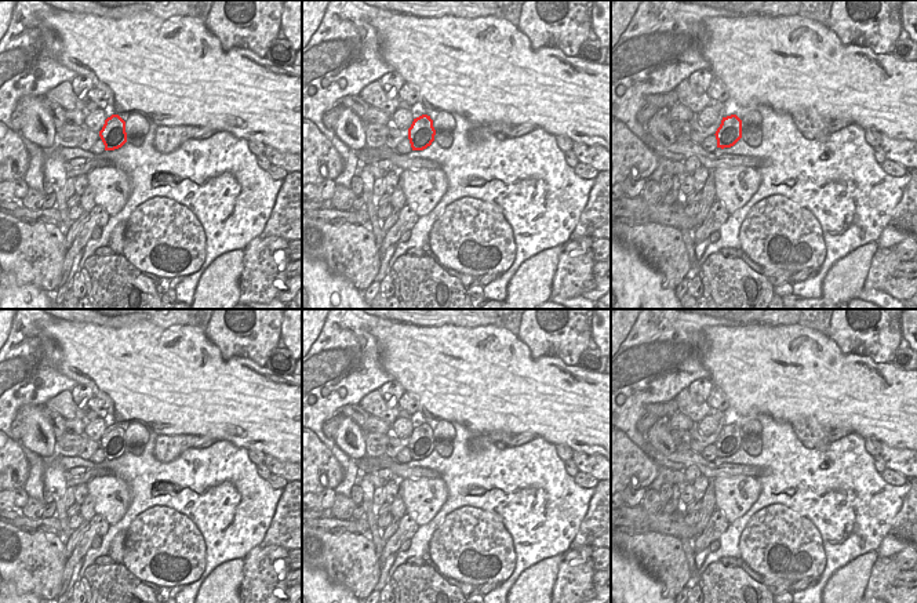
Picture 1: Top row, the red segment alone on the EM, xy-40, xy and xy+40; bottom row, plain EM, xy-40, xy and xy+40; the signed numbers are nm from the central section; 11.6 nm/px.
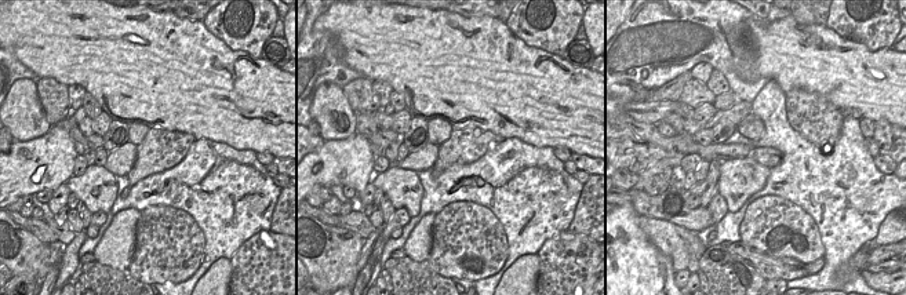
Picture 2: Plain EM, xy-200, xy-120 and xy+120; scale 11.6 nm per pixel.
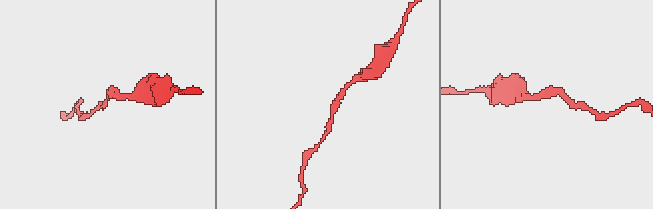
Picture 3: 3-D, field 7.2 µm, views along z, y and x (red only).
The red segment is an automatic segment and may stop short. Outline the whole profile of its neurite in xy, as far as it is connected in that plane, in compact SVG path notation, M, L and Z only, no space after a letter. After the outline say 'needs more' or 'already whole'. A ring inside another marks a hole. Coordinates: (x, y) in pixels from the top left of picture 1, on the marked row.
M427 115L414 119L408 128L408 139L412 150L423 150L434 141L436 130L433 120Z | already whole

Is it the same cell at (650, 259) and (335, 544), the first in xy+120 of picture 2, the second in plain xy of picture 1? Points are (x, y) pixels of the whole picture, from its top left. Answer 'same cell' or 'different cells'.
different cells

